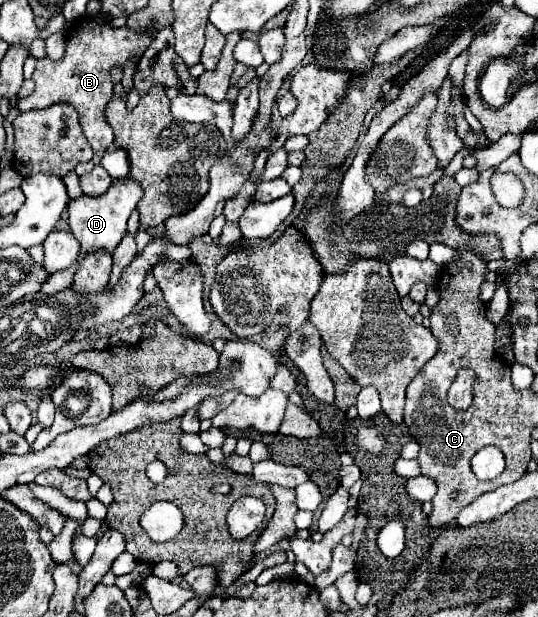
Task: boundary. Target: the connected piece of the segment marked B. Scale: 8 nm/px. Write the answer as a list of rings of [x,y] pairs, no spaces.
[[[83,19],[67,31],[67,49],[61,61],[39,59],[37,69],[33,73],[35,91],[17,101],[19,111],[31,109],[45,109],[55,103],[69,103],[79,113],[83,135],[87,137],[93,151],[103,151],[113,143],[111,125],[105,119],[105,107],[113,97],[113,81],[111,69],[125,67],[127,61],[139,61],[143,51],[155,39],[155,29],[145,29],[141,33],[131,31],[129,27],[111,27],[107,21],[101,19]]]

